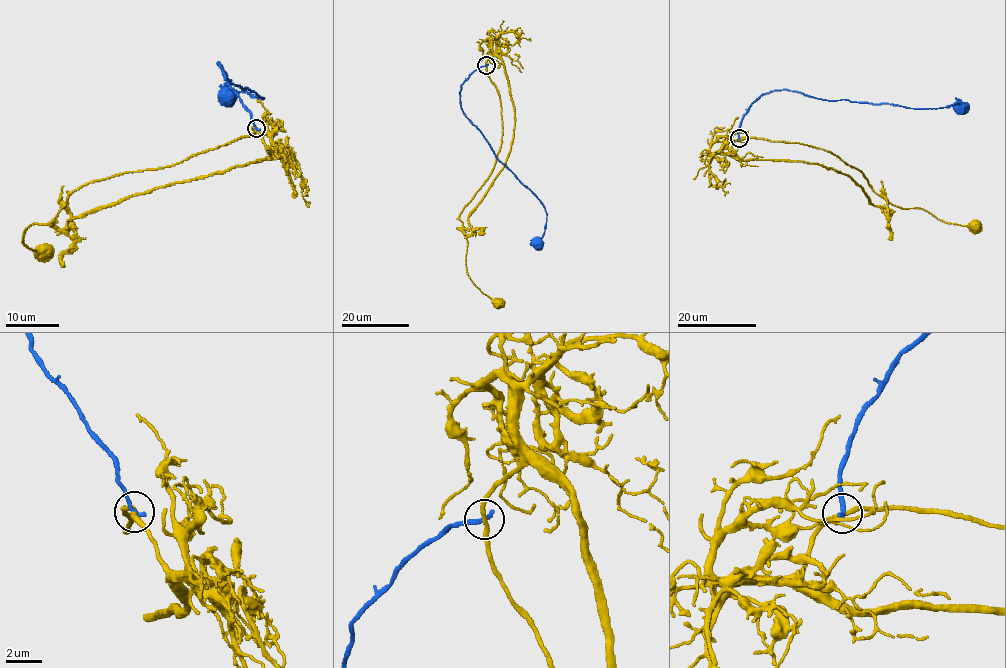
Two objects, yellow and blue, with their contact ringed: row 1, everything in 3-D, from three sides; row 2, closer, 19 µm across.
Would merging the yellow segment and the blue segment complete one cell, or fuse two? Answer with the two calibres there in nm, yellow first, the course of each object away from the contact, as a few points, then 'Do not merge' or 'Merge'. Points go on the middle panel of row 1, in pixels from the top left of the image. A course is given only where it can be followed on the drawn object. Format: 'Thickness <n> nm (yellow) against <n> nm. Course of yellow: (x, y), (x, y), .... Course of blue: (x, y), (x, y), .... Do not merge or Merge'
Thickness 240 nm (yellow) against 280 nm. Course of yellow: (486, 65), (500, 99), (501, 146), (492, 173), (459, 219), (466, 238), (468, 275), (498, 304). Course of blue: (486, 65), (471, 73), (461, 85), (460, 105), (495, 157), (544, 208), (543, 235), (536, 242). Do not merge

